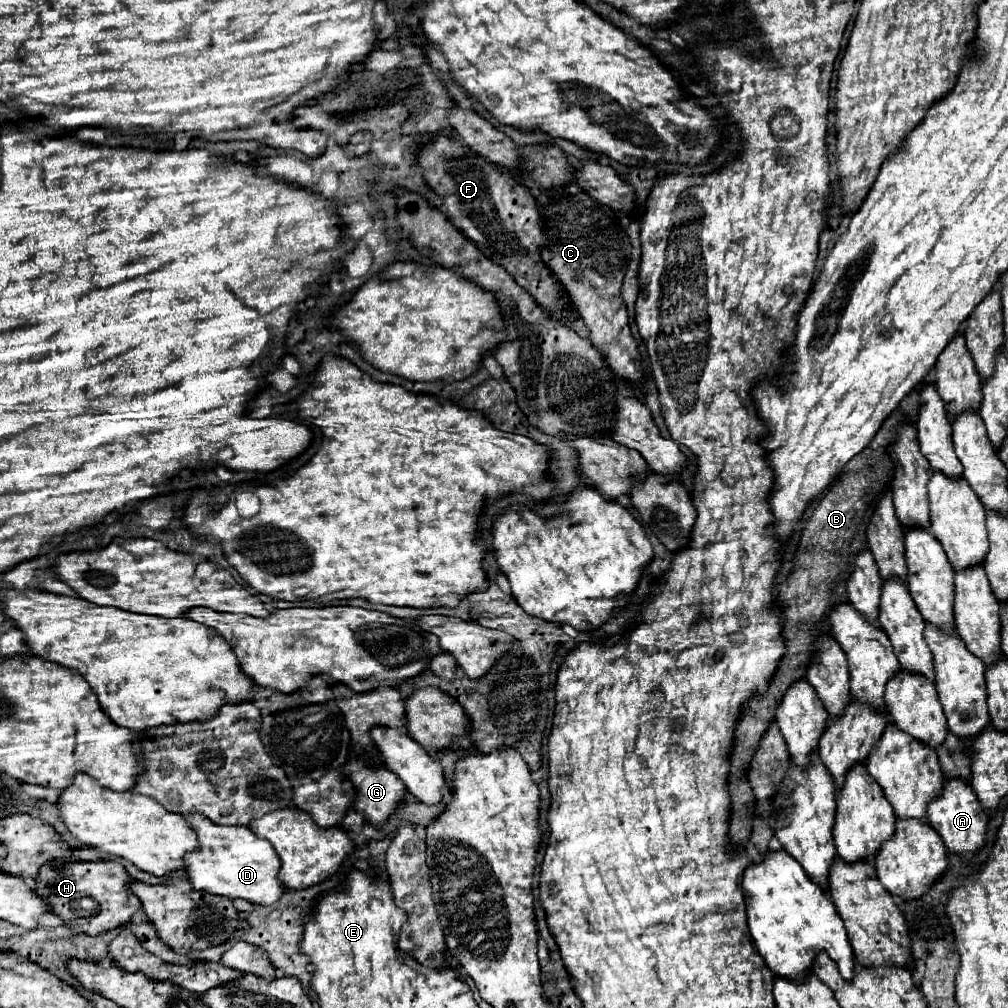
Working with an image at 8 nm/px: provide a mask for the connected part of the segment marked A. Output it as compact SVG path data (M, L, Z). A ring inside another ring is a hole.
M946 778L942 792L928 804L928 822L940 834L950 852L972 856L984 844L988 814L978 804L978 798L968 782L960 778Z

